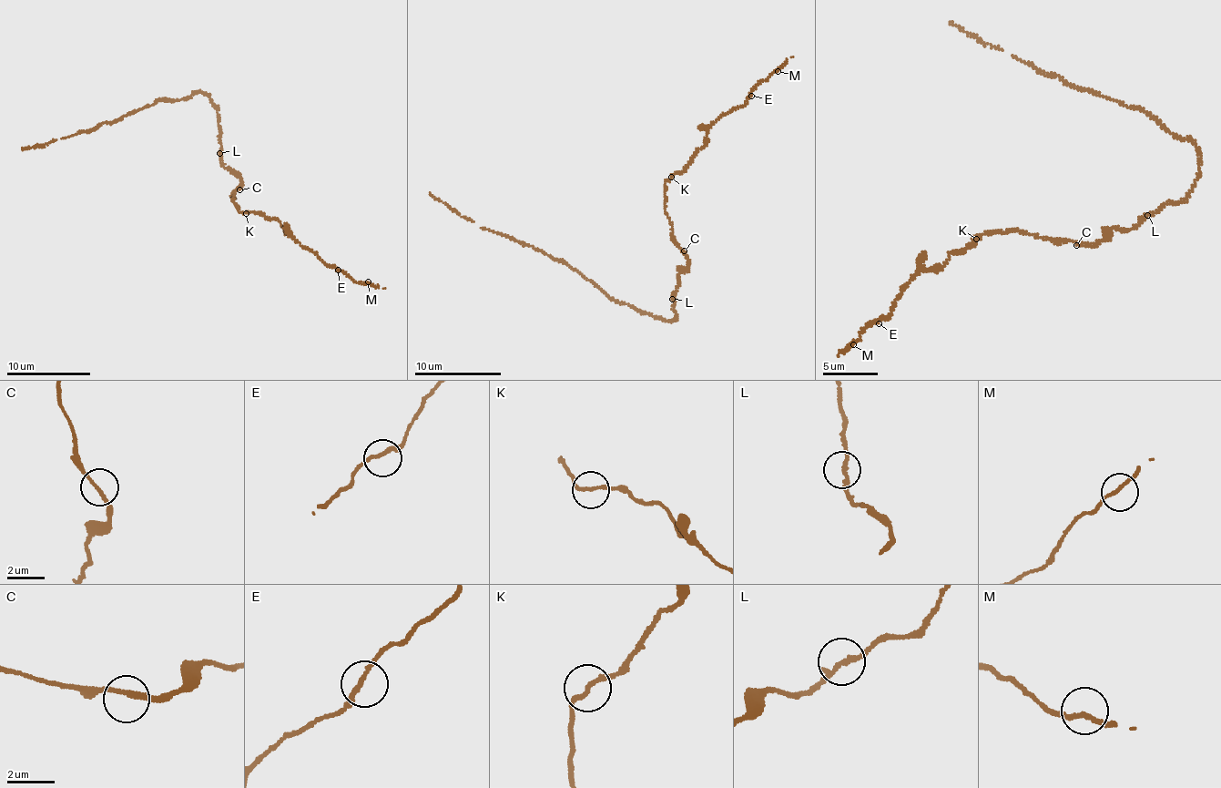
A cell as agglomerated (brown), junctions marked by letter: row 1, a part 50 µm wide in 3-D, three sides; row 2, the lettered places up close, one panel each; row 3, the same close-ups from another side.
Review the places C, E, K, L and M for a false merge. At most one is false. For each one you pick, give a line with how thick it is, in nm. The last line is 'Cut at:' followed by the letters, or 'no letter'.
Cut at: no letter

